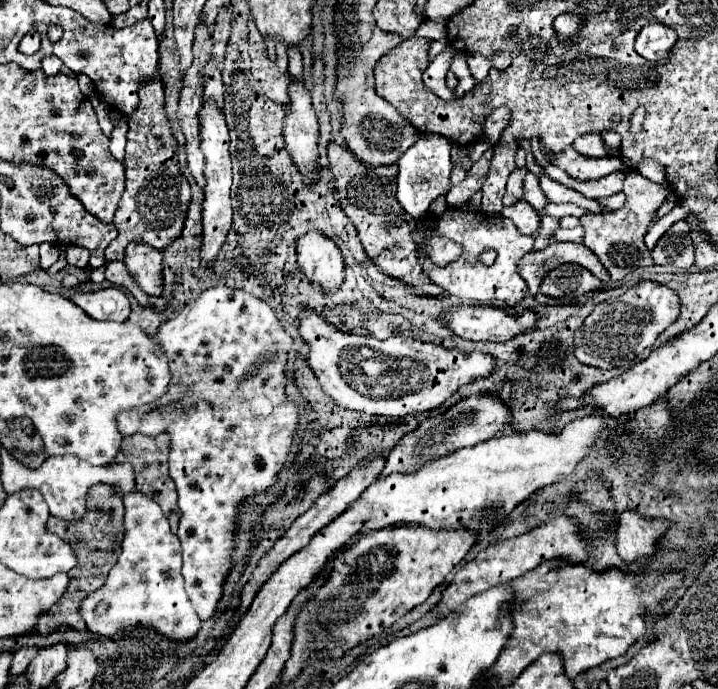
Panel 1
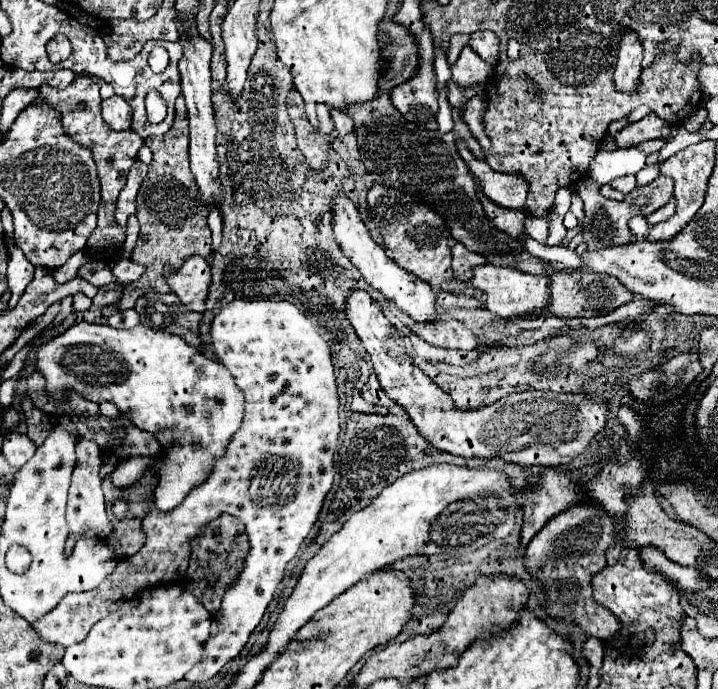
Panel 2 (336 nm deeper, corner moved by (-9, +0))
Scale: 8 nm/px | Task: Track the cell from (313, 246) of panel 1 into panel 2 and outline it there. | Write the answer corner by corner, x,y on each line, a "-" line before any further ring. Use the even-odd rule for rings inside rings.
355,290
351,298
347,298
347,318
353,324
357,336
361,338
365,350
369,352
377,378
381,382
381,388
385,394
397,402
405,412
409,414
411,422
419,430
419,434
431,442
437,450
449,452
463,458
501,458
505,462
513,462
519,466
565,466
575,456
579,456
591,442
591,438
605,428
607,422
607,402
595,400
587,394
555,394
555,392
539,392
539,390
527,390
509,394
495,404
477,408
477,410
461,410
453,404
453,398
439,388
429,376
425,376
415,364
413,364
413,344
411,340
403,340
399,330
383,316
379,304
363,290

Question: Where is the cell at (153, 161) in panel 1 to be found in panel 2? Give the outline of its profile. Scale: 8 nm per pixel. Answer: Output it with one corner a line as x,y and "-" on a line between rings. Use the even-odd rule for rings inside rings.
183,96
177,98
177,116
171,130
163,136
147,140
147,146
153,152
153,162
149,164
149,174
137,196
137,218
141,224
141,234
131,254
131,260
143,262
147,266
147,274
125,286
123,298
117,304
119,310
133,308
135,300
147,290
169,294
171,288
163,276
165,266
179,270
189,256
211,256
211,230
207,224
209,210
203,206
195,178
189,170
189,132

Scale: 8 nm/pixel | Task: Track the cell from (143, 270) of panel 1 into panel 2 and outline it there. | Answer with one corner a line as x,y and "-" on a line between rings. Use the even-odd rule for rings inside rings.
189,258
177,272
165,270
165,274
171,290
181,298
187,310
205,312
205,300
211,288
211,268
205,258

